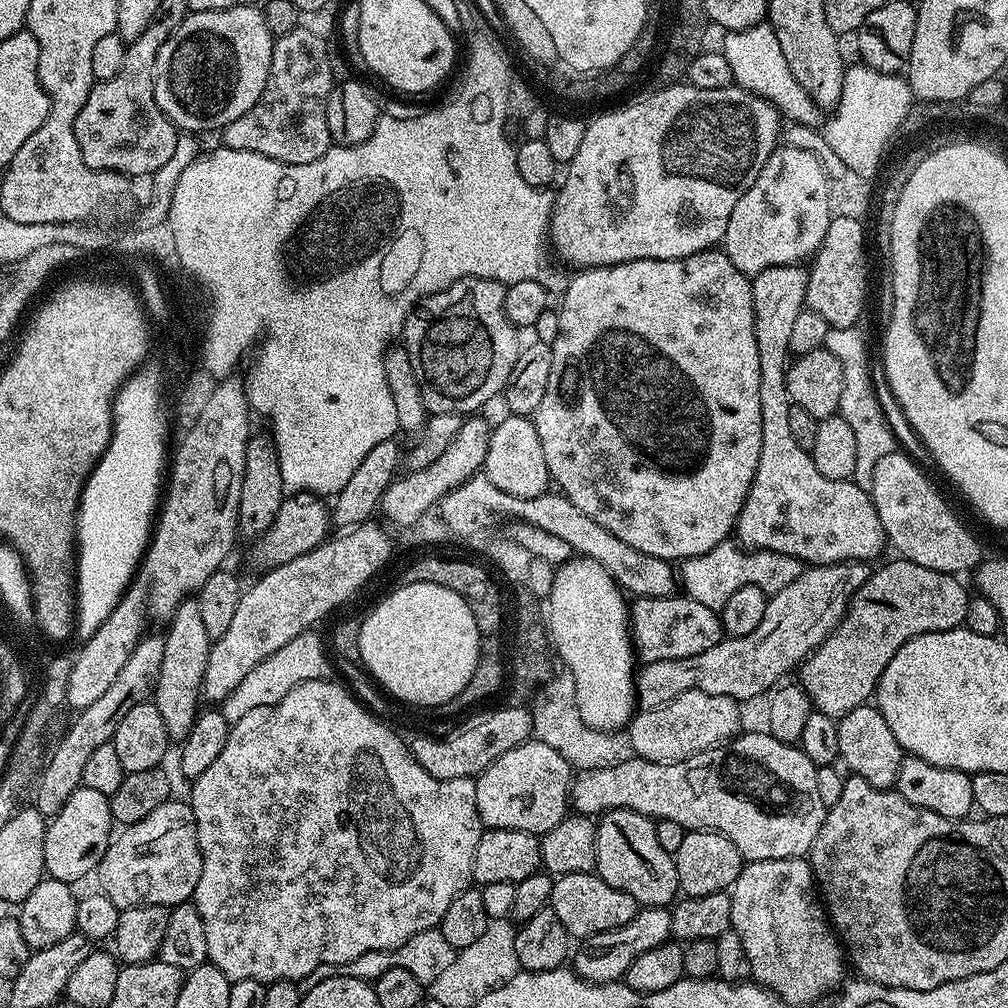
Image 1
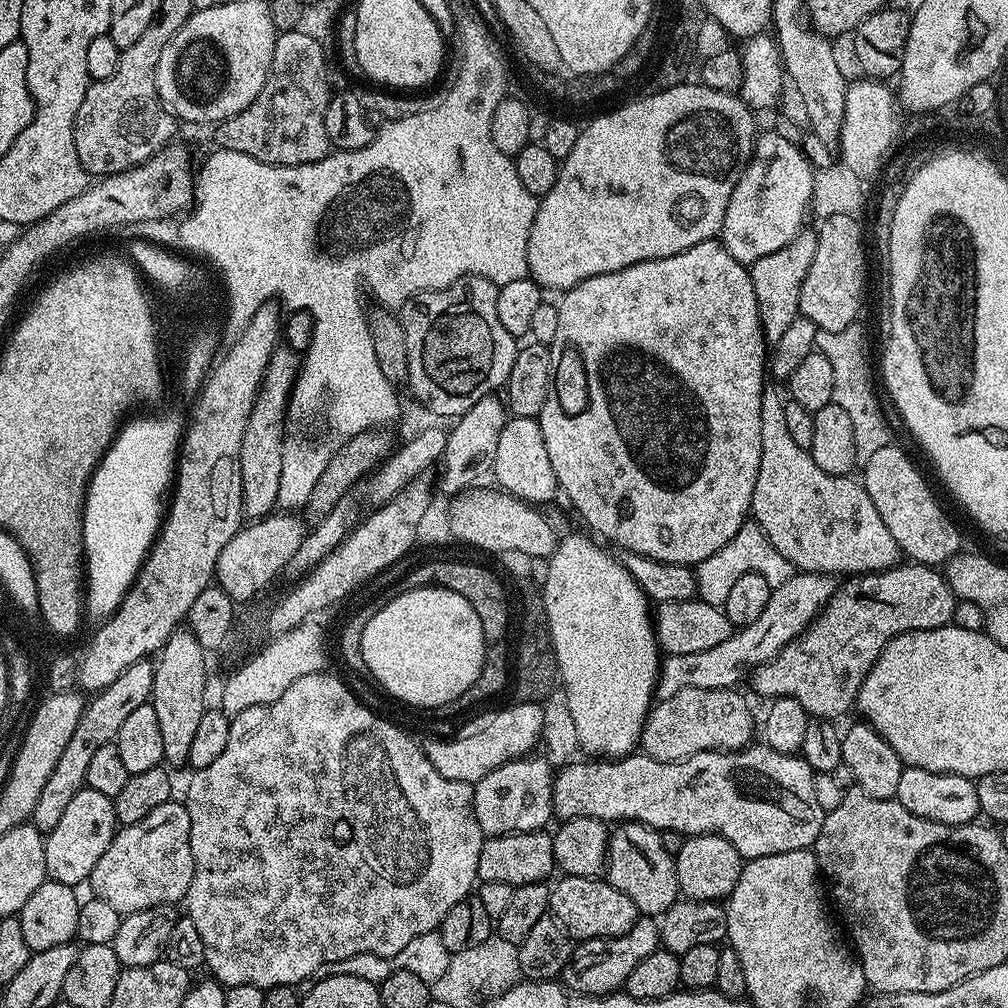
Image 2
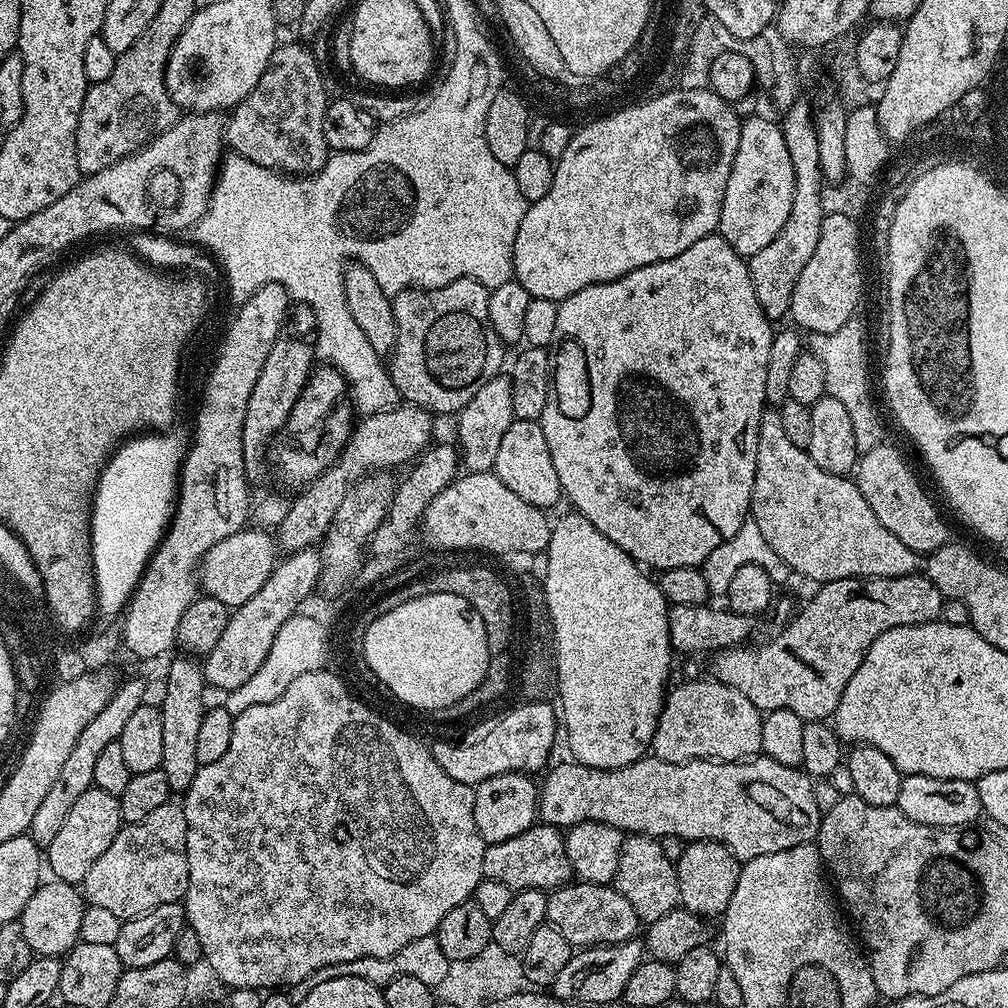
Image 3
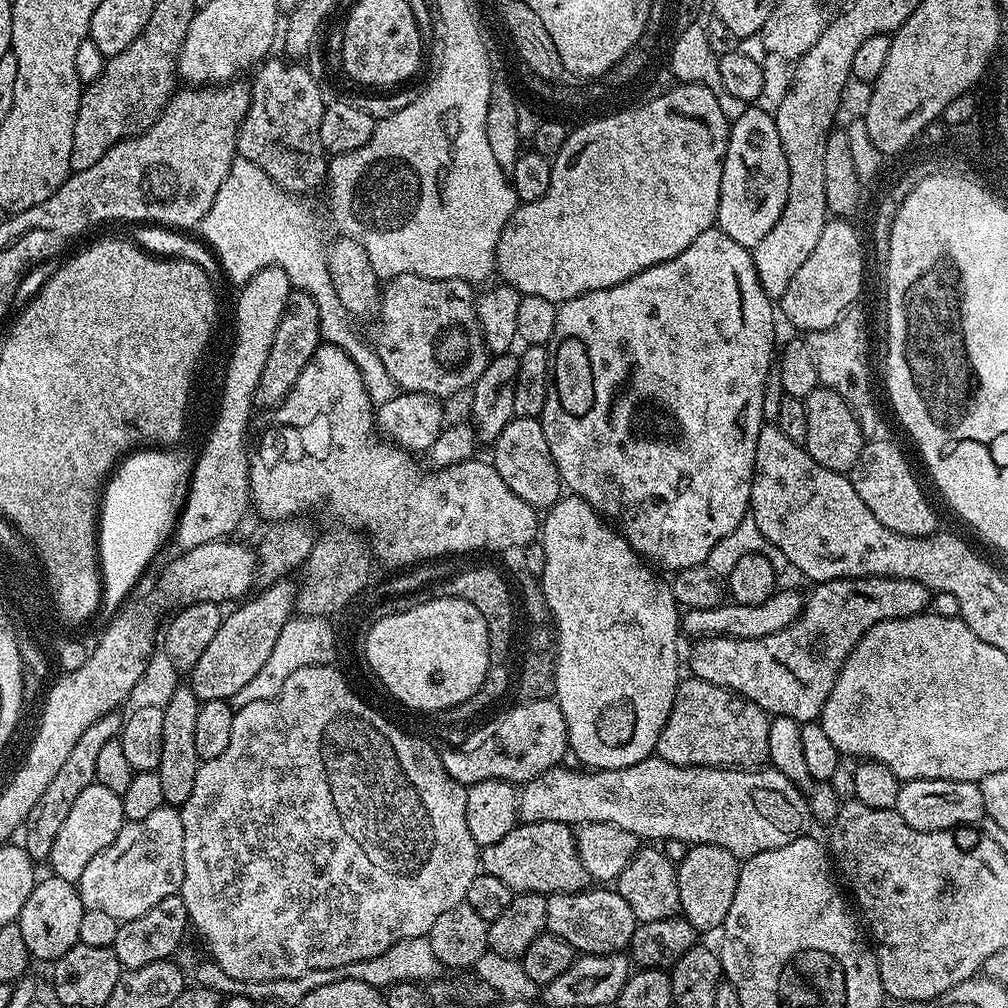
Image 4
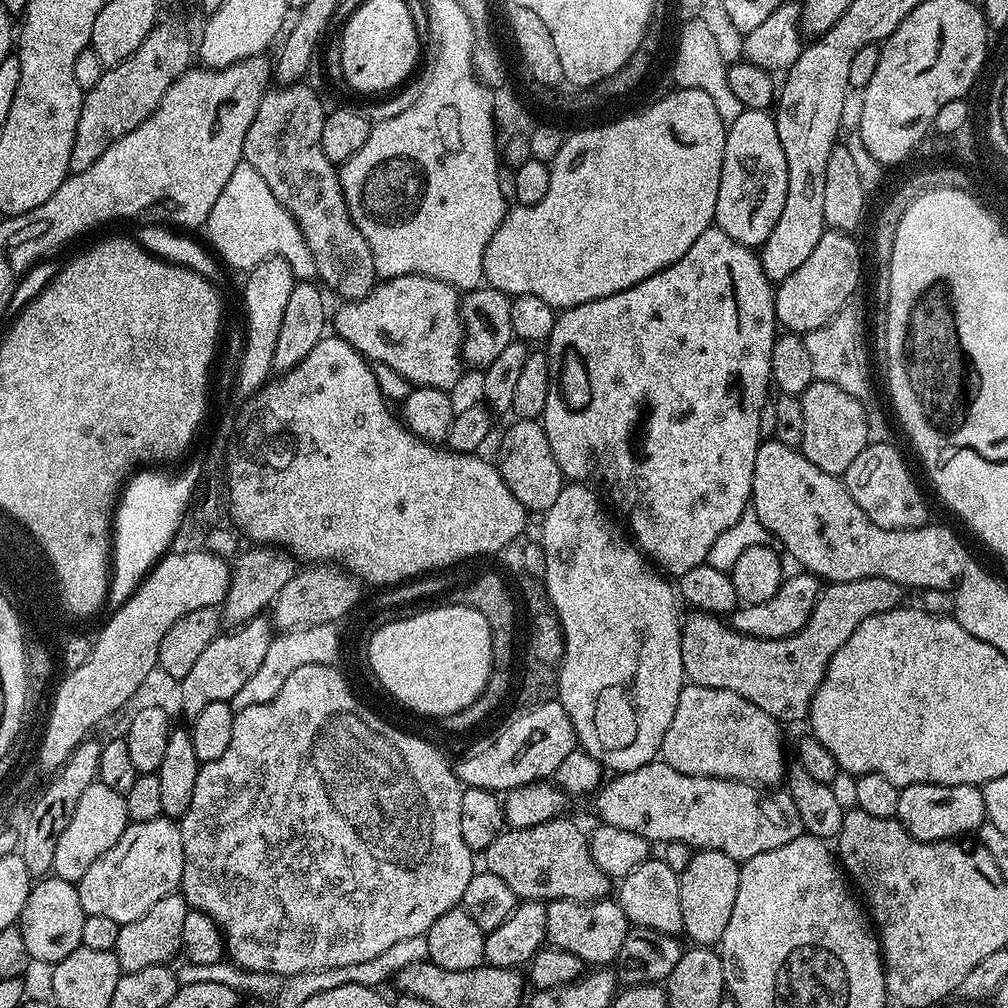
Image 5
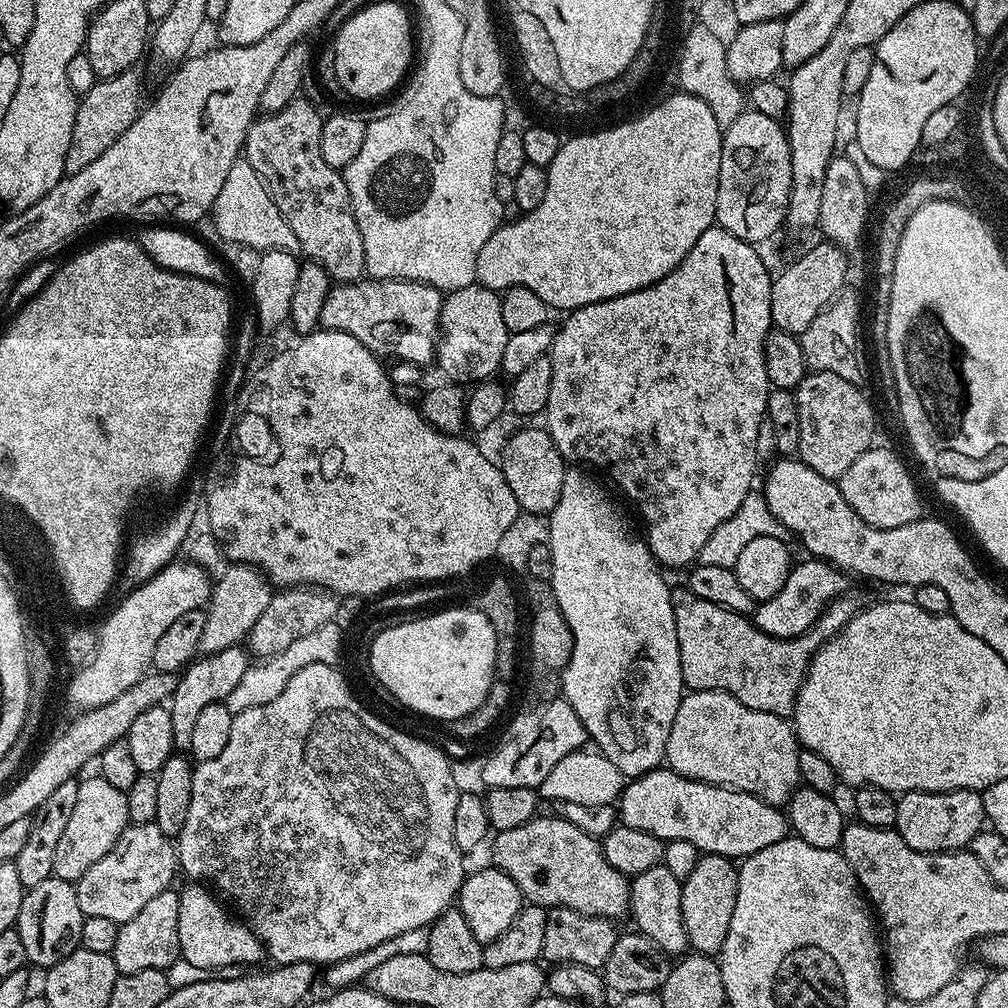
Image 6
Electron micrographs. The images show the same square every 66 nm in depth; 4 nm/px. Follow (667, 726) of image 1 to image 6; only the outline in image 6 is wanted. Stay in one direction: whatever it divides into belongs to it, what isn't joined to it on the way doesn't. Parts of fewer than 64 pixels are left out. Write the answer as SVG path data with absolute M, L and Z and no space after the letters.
M689 691L681 699L678 714L674 714L674 726L670 726L664 759L673 772L691 780L721 784L723 788L737 788L740 792L749 792L762 798L768 804L784 806L802 784L798 770L800 750L795 727L785 717L766 714L762 710L750 710L750 706L742 706L738 698L725 692Z

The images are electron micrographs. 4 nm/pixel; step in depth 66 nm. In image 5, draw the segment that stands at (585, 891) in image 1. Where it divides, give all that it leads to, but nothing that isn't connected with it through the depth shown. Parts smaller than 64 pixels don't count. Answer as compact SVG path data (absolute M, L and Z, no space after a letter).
M605 898L585 902L583 900L550 900L547 901L546 934L547 943L554 948L570 950L570 954L578 954L585 965L608 966L613 963L622 950L622 942L626 942L626 934L630 927L628 915L615 899Z

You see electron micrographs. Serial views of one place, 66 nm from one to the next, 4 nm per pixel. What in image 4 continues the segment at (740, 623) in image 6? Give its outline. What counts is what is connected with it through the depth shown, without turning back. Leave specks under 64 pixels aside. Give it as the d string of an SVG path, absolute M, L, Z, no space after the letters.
M897 576L826 580L813 588L800 616L778 634L757 640L729 636L697 639L692 648L691 675L744 696L769 717L789 716L801 725L810 724L819 721L838 674L862 637L878 622L919 616L930 604L930 589L922 582Z

